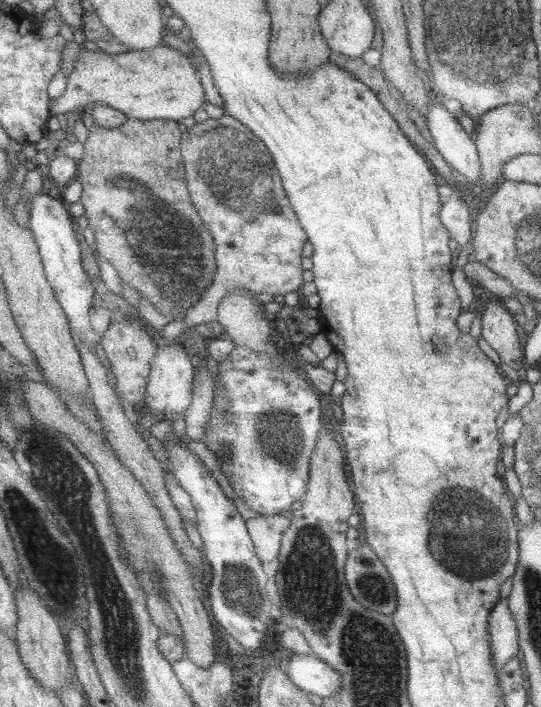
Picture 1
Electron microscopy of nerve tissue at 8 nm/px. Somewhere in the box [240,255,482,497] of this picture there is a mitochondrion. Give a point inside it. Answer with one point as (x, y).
(276, 433)

